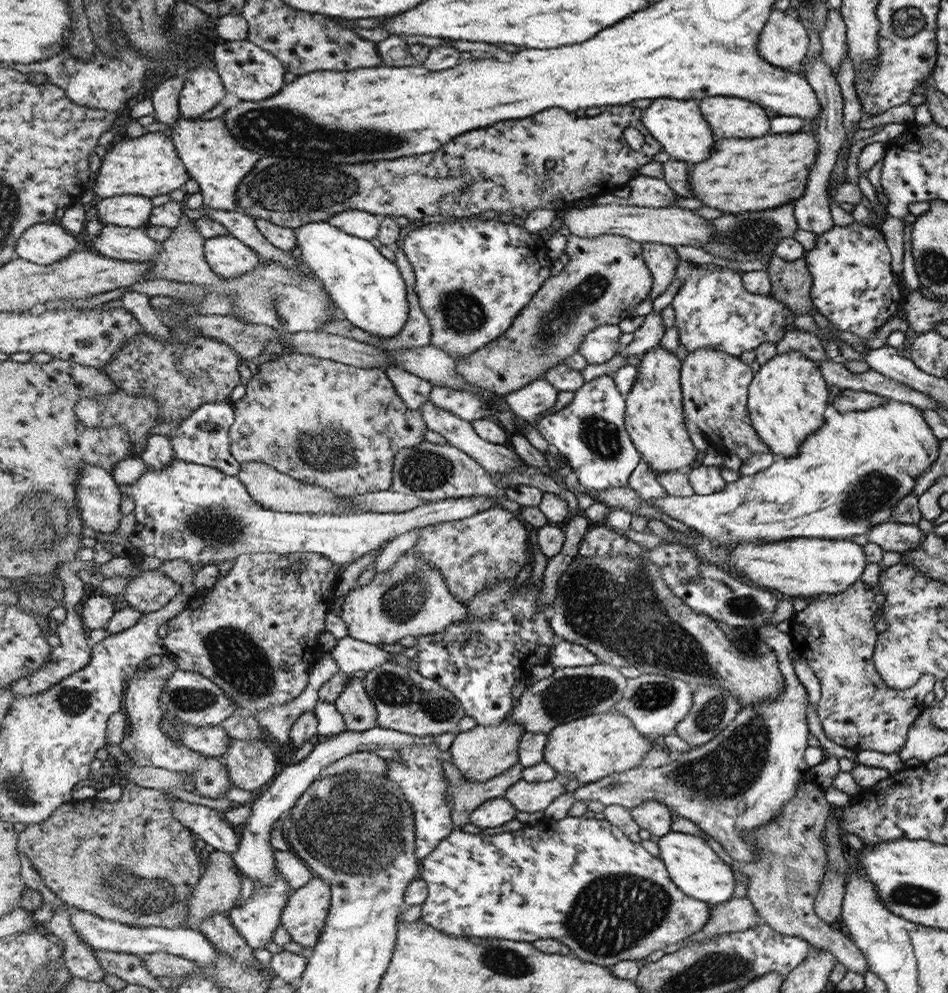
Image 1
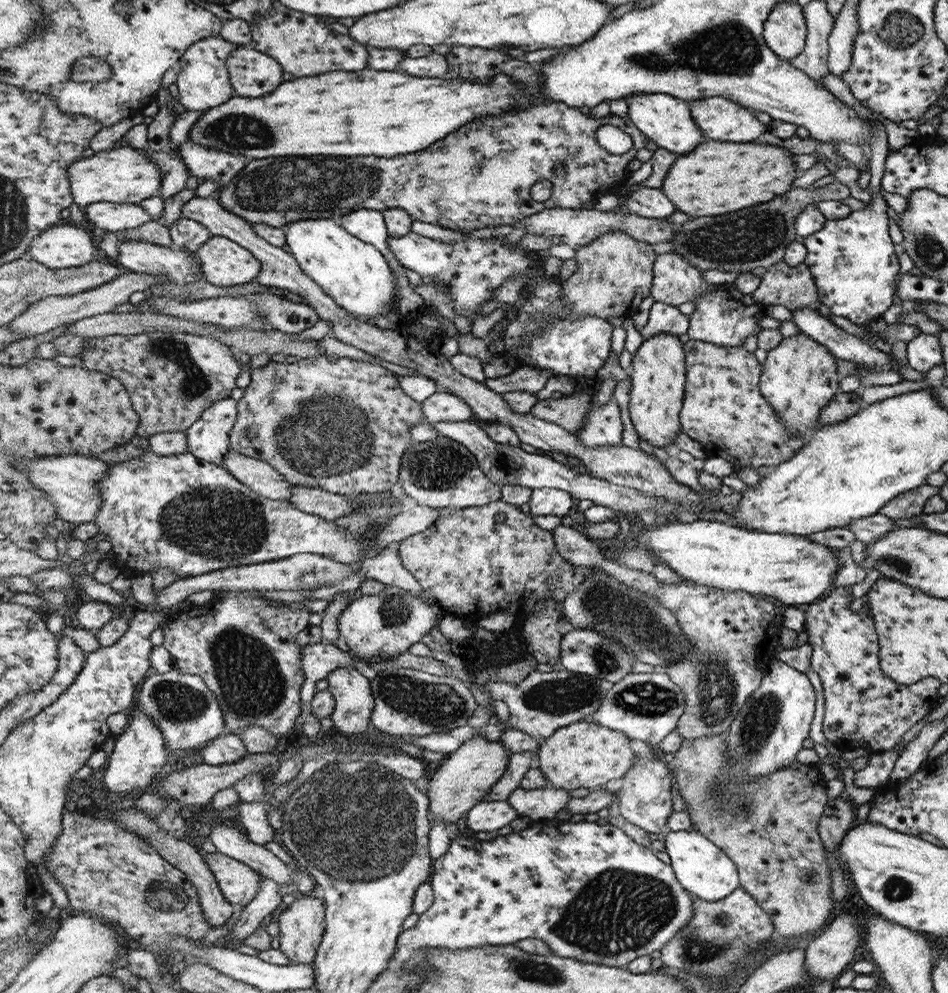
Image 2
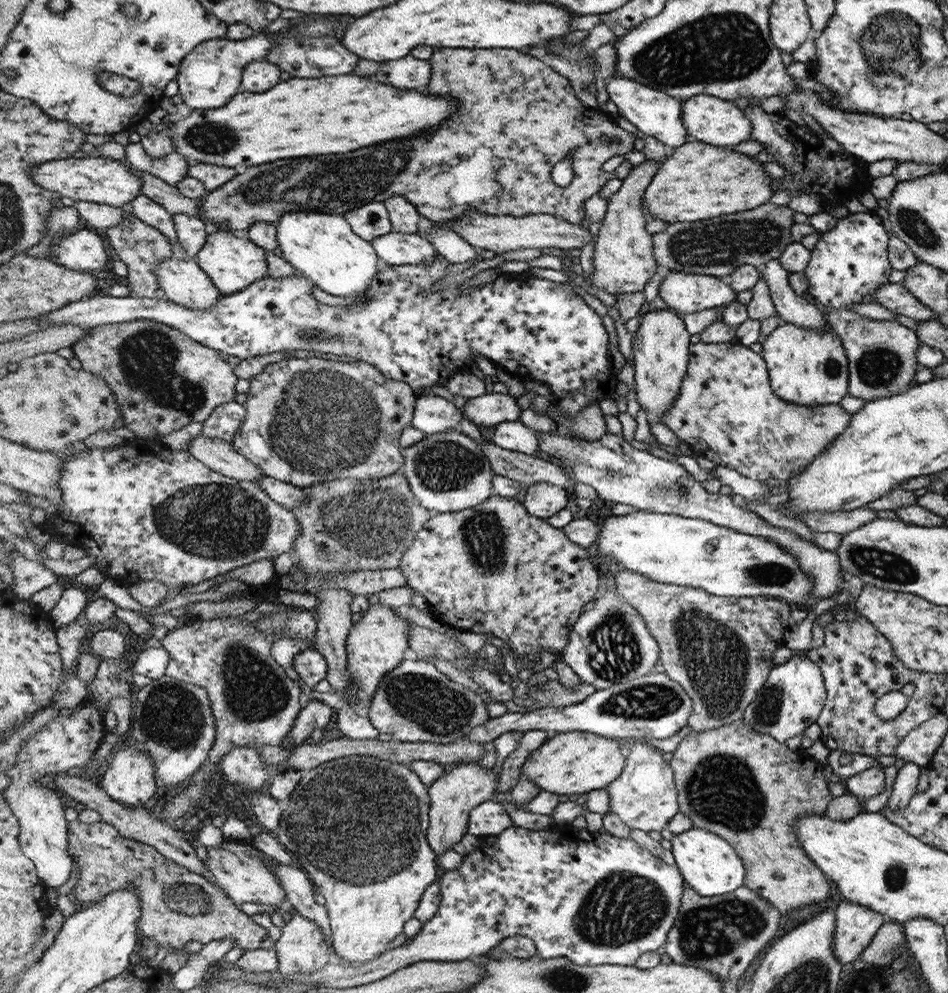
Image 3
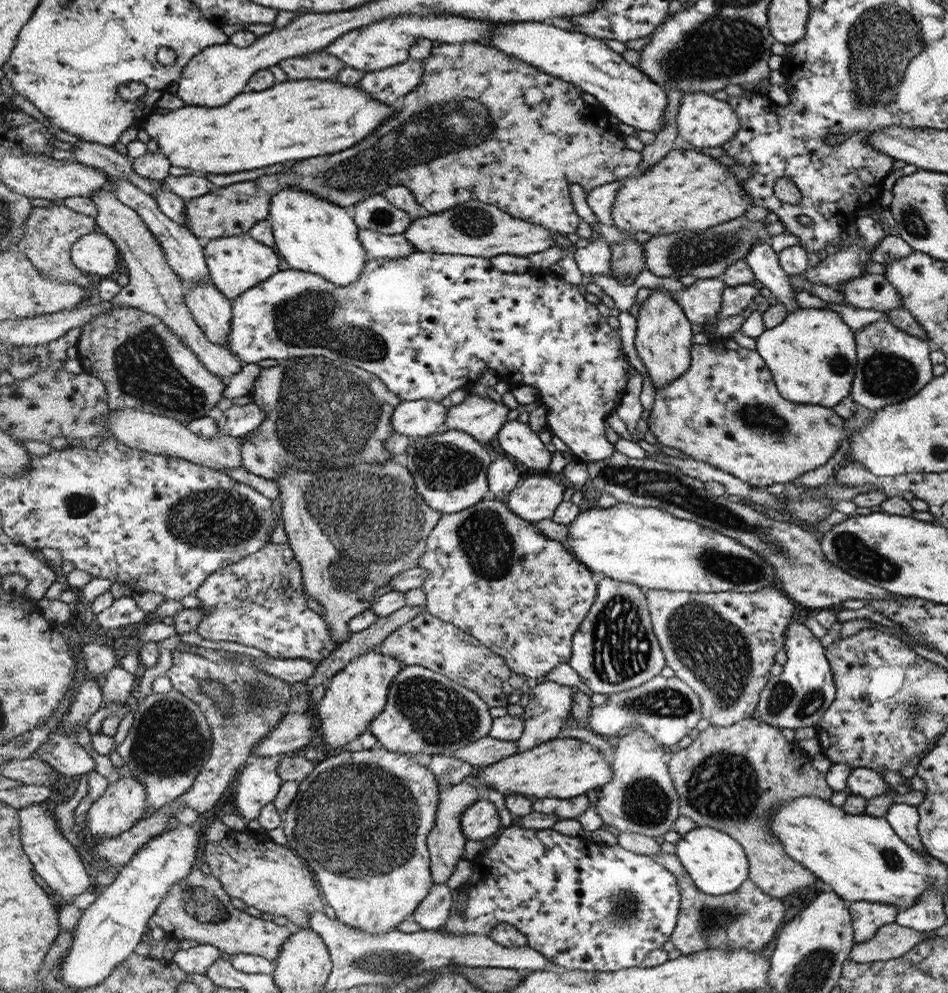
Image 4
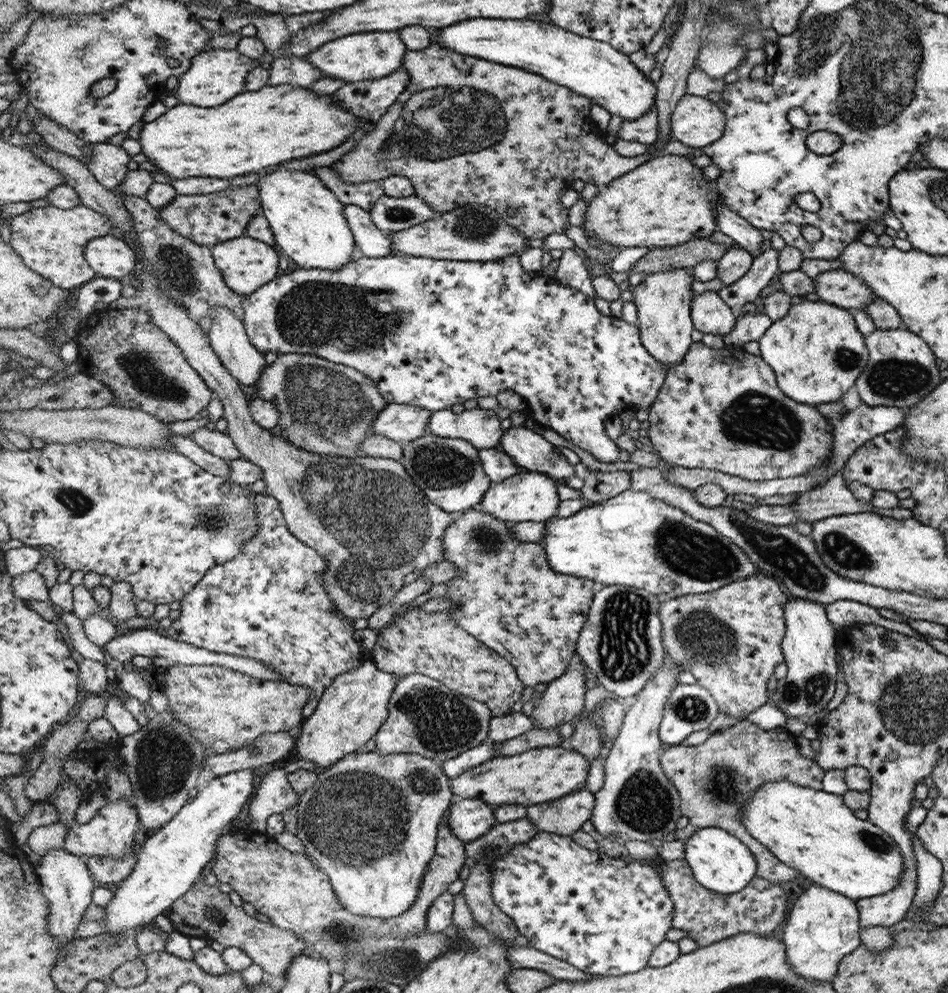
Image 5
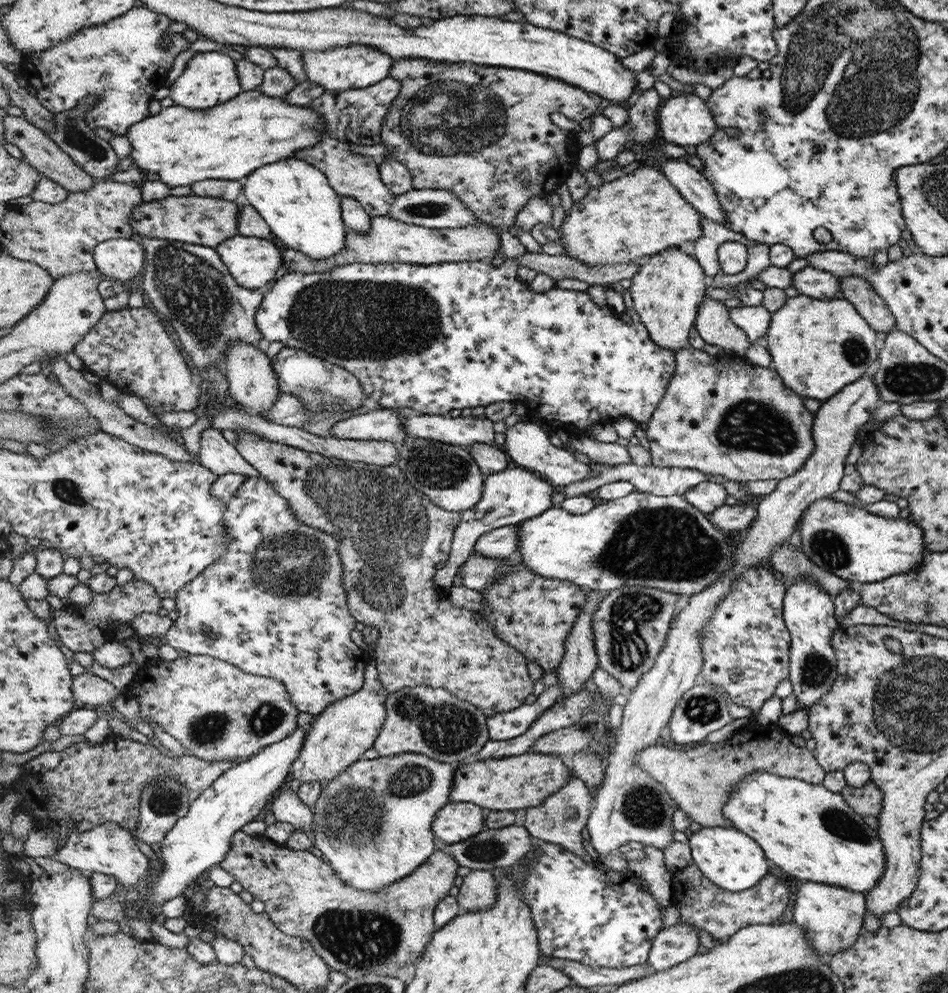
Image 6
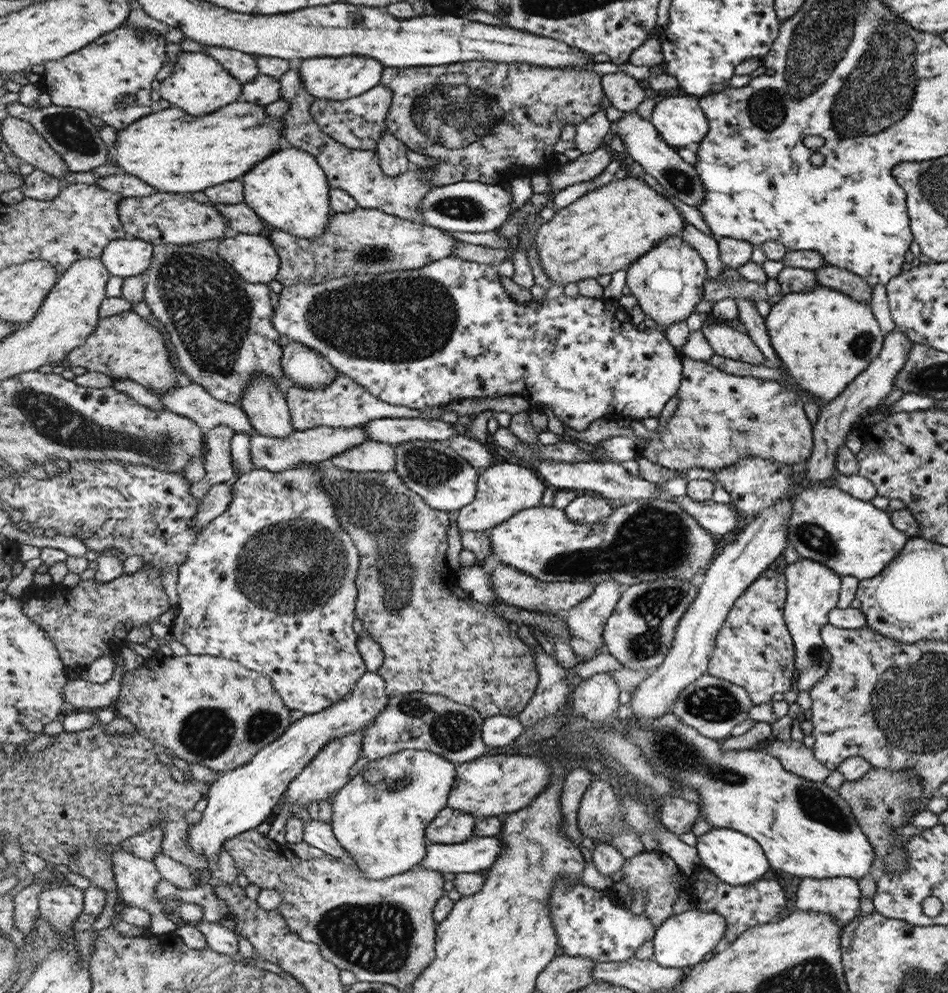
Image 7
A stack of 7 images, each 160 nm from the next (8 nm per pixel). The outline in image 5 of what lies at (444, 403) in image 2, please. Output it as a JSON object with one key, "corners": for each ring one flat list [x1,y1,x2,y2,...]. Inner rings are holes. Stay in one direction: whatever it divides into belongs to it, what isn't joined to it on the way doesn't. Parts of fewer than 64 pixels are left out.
{"corners":[[391,403,380,412,371,426,372,434,385,436,401,444,428,434,431,410,409,404]]}

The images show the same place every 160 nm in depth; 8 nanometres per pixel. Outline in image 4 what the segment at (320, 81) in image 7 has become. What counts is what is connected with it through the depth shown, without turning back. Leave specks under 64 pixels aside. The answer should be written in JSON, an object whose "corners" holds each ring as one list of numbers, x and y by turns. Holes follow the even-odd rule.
{"corners":[[450,13,396,15,386,18,386,20,380,20,380,22,374,22,372,25,364,26,360,30,352,30,350,33,343,34,343,37,329,45,326,50,328,55,342,59,346,67,364,70,364,73,368,73,406,62,410,59,409,50,411,46,422,38,431,42,438,40,440,45,464,44,464,42,476,43,480,38,486,38,494,26,496,26,494,22,466,20,466,18,450,16]]}

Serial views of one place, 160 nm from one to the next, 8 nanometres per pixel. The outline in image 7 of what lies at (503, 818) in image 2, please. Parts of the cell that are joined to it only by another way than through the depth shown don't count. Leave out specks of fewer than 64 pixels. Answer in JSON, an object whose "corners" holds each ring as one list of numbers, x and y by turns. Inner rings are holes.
{"corners":[[447,807,426,828,428,842,434,844,458,844,466,842,475,832,478,818,464,810]]}

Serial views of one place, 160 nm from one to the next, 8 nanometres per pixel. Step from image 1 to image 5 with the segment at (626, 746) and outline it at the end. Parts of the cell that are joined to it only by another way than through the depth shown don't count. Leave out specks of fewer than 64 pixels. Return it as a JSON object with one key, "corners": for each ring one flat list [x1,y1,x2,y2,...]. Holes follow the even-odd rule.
{"corners":[[548,746,514,756,492,757,452,779,451,790,463,799,480,799,488,804,532,806,562,798,584,788,590,762,586,755,569,746]]}

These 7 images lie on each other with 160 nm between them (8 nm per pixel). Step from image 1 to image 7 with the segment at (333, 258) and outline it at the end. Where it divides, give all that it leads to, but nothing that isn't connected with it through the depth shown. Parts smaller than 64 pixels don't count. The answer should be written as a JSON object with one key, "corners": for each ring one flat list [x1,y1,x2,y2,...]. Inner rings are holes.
{"corners":[[286,145,260,162,252,174,244,174,242,180,243,202,274,229,305,239,322,237,327,232,334,212,330,201,332,188,323,167,308,152]]}

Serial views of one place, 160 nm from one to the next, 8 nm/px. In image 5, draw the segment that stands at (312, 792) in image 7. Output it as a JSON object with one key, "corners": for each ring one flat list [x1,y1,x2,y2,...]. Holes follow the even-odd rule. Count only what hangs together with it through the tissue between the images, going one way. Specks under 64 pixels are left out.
{"corners":[[372,659,332,681,314,712,301,724,295,742,298,758,310,760,318,770,326,770,348,754,360,751,390,716,391,694,397,681,394,674,380,670]]}

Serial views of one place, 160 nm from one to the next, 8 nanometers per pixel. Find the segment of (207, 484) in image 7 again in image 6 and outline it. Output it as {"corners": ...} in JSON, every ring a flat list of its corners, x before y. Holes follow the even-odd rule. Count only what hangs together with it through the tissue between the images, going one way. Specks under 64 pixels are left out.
{"corners":[[220,429,203,430,200,446,198,462,208,470,214,471,218,476,229,472,246,475,246,477,261,475,238,452,238,449,225,439]]}

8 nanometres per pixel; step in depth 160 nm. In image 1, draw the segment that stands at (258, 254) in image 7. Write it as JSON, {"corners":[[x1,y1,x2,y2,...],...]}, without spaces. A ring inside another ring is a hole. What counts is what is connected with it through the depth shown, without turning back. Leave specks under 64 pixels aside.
{"corners":[[230,234,205,240,203,249,210,268,223,278,236,278,260,263,257,251]]}

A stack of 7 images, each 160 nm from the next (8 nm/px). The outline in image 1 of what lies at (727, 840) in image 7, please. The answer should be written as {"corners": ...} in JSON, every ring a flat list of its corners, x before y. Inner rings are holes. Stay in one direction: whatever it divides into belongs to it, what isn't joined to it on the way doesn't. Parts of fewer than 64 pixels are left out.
{"corners":[[671,831,661,836,657,842,660,855,671,873,671,878,680,890,685,891,692,898,708,902,712,906,726,902,734,894,734,872,730,865,722,858,716,856,716,852,702,837]]}

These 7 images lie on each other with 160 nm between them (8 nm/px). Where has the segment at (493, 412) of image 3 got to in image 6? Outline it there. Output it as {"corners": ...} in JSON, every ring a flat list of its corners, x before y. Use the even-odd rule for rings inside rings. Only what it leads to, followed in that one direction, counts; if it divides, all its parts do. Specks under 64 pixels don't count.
{"corners":[[411,414,403,420,405,433,468,448,471,444,496,445,494,427,486,416,451,417,449,414]]}

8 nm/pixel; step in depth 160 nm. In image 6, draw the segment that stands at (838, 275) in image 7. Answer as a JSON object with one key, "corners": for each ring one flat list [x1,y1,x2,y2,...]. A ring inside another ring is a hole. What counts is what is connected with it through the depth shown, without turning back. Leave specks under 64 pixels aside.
{"corners":[[851,276,839,277,839,281,843,299,854,304,855,309,867,319,876,332,888,333,894,329,895,315,867,279]]}

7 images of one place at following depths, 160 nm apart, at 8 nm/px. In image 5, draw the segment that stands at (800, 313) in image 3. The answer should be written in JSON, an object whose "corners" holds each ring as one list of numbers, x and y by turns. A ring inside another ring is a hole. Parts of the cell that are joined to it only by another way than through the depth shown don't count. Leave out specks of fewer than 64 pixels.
{"corners":[[724,204,719,206,716,219,718,230,733,238,738,246,747,250,754,258,763,252,761,246,764,239,760,230,754,228]]}

